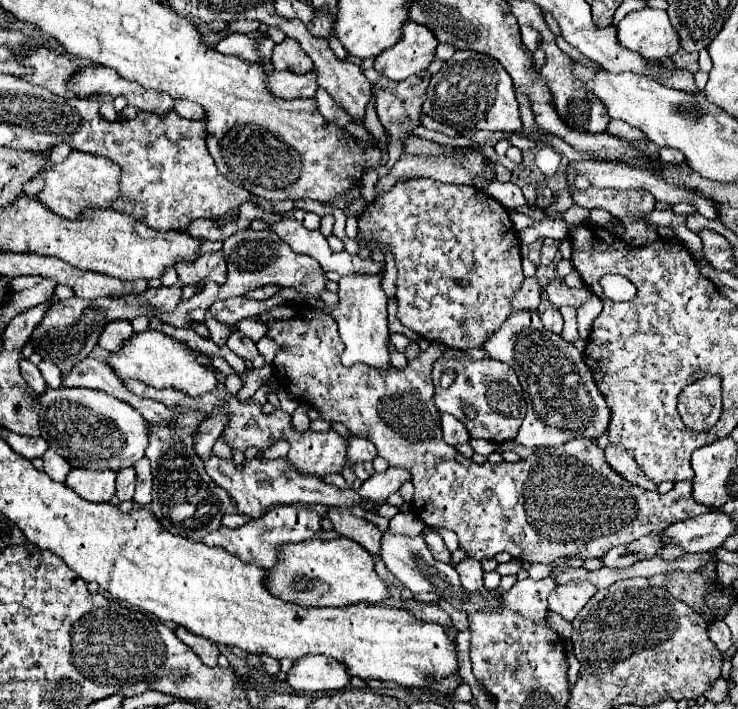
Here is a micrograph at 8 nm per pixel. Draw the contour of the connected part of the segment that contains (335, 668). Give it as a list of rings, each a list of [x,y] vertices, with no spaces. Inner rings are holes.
[[[304,655],[286,673],[286,681],[296,691],[338,691],[348,687],[348,677],[342,663],[324,655]]]

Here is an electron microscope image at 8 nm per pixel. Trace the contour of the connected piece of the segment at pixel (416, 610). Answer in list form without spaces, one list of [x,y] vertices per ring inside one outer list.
[[[404,601],[402,609],[406,609],[416,619],[422,619],[422,621],[428,621],[428,623],[438,623],[438,625],[446,627],[446,631],[450,631],[450,639],[456,639],[458,629],[452,625],[450,615],[446,611],[442,611],[438,605],[434,605],[434,603],[418,603],[418,601]]]

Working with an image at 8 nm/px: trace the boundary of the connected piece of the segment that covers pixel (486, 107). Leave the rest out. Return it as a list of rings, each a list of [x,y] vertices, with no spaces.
[[[456,51],[452,59],[446,61],[442,71],[432,75],[426,95],[428,99],[424,103],[424,113],[456,131],[486,129],[518,133],[522,129],[512,79],[500,61],[492,59],[490,55],[476,51]]]

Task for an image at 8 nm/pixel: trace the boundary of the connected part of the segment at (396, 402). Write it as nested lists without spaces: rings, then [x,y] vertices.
[[[288,303],[276,307],[274,313],[274,319],[268,319],[268,311],[262,313],[258,319],[270,325],[268,335],[280,345],[274,357],[278,385],[282,389],[288,389],[288,393],[292,393],[294,399],[302,397],[306,403],[310,403],[322,419],[330,423],[342,423],[348,427],[352,435],[370,439],[376,445],[378,455],[386,459],[390,465],[408,469],[412,473],[412,483],[416,489],[412,499],[412,511],[426,525],[454,531],[460,549],[476,561],[492,559],[500,551],[512,553],[518,561],[522,559],[528,563],[546,565],[554,563],[564,555],[580,559],[602,557],[608,549],[616,545],[628,545],[644,535],[660,533],[672,523],[710,511],[710,507],[694,503],[691,481],[677,482],[674,489],[666,495],[658,495],[656,491],[650,493],[638,489],[636,485],[630,485],[624,477],[618,477],[608,467],[608,463],[604,461],[604,451],[598,447],[598,443],[590,439],[582,439],[580,445],[540,447],[534,451],[532,457],[518,463],[502,461],[498,465],[478,465],[472,459],[460,455],[442,439],[440,415],[434,405],[434,387],[430,373],[432,363],[442,355],[442,351],[446,351],[446,347],[430,343],[430,347],[424,353],[420,353],[416,361],[410,361],[404,371],[398,371],[394,367],[388,371],[378,371],[364,363],[344,367],[340,363],[342,339],[338,335],[336,321],[330,315],[308,307],[306,303]]]

